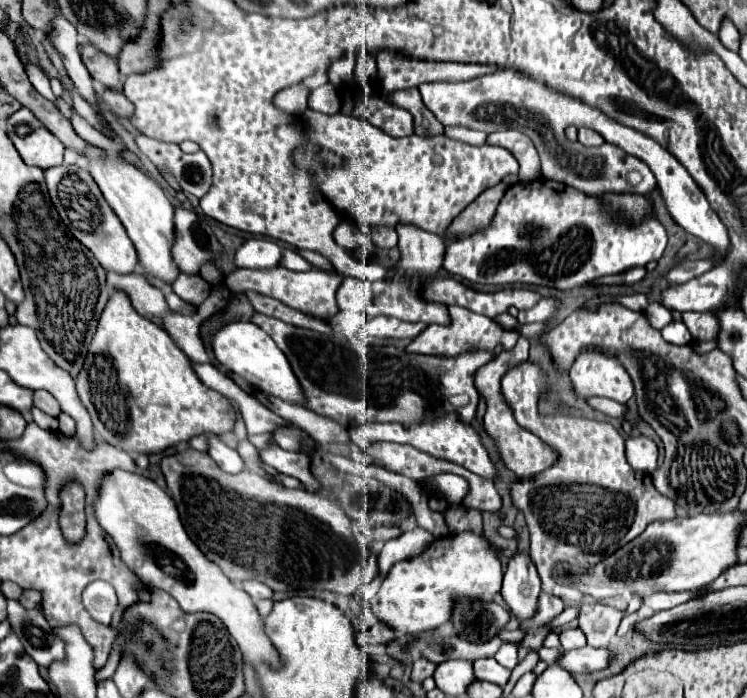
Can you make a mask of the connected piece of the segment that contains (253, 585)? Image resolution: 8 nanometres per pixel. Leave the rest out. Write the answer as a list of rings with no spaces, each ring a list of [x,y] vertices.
[[[247,580],[247,582],[243,582],[243,590],[245,590],[253,600],[261,600],[261,598],[273,600],[273,590],[267,588],[265,584],[257,582],[257,580]]]

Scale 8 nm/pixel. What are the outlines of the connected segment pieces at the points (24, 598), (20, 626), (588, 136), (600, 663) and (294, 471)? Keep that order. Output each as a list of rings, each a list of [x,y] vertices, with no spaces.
[[[25,590],[19,598],[19,602],[25,606],[25,608],[41,608],[41,594],[35,592],[35,590]]]
[[[7,600],[9,624],[17,632],[25,652],[39,664],[49,668],[53,662],[63,662],[65,640],[53,636],[53,628],[41,610],[25,610],[17,600]]]
[[[579,128],[579,142],[583,146],[601,146],[603,144],[603,136],[589,130],[589,128]]]
[[[583,646],[579,650],[561,652],[561,658],[557,660],[557,664],[561,668],[569,670],[571,674],[577,674],[577,672],[593,672],[593,670],[605,668],[605,664],[609,664],[609,650],[607,648]]]
[[[269,446],[267,450],[261,450],[259,454],[261,454],[263,462],[273,466],[277,472],[297,478],[303,484],[303,490],[307,490],[307,492],[319,492],[321,490],[321,484],[317,480],[313,480],[307,454],[287,452],[279,446]]]

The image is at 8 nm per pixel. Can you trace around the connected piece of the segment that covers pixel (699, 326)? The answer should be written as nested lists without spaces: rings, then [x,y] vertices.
[[[684,312],[682,320],[693,340],[713,340],[719,330],[719,321],[711,312]]]

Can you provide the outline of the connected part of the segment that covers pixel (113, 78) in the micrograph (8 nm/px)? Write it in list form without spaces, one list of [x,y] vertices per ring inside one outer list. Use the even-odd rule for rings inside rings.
[[[83,44],[81,46],[81,60],[83,64],[87,66],[89,74],[99,80],[103,86],[107,88],[113,88],[113,90],[121,90],[121,84],[123,84],[123,76],[119,74],[119,68],[117,68],[117,60],[107,56],[105,52],[97,50],[93,44]]]

